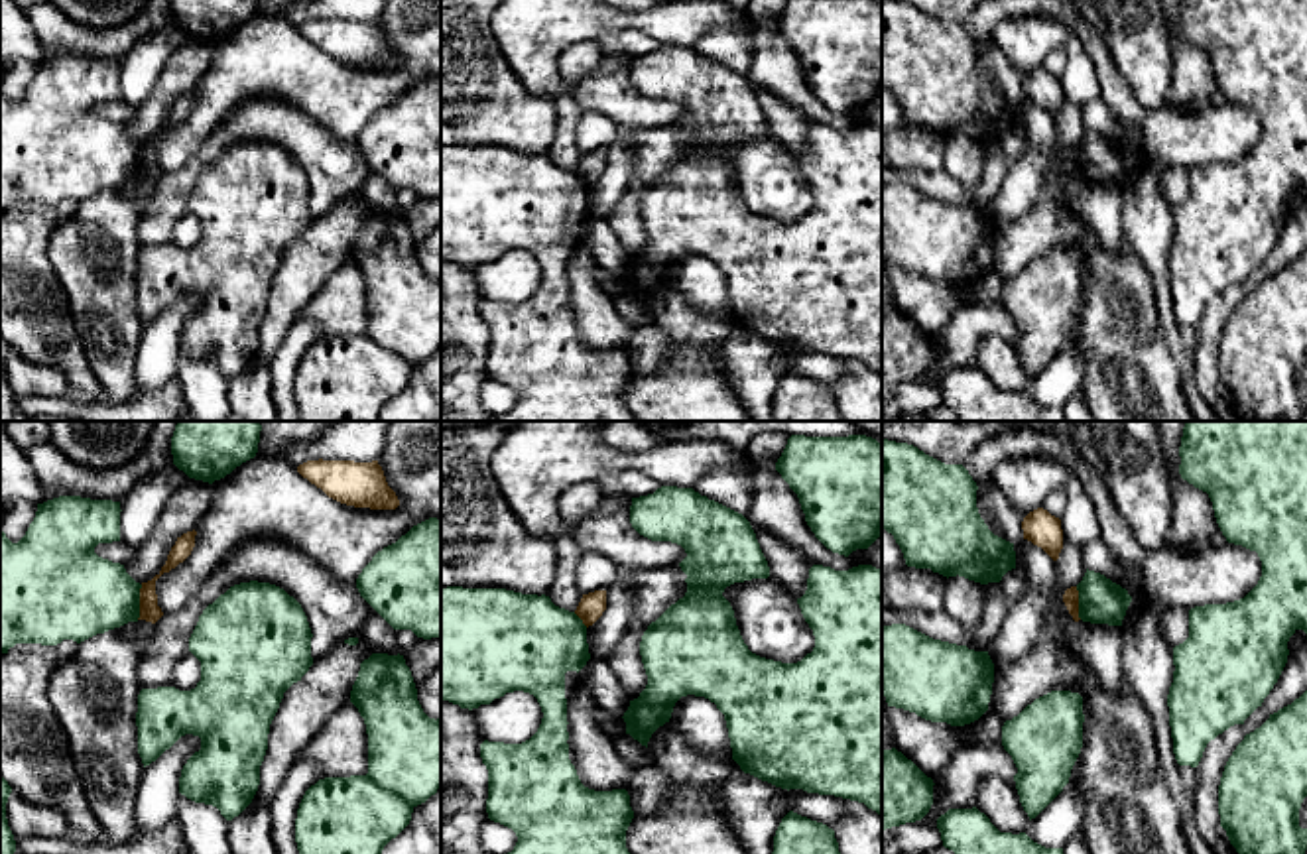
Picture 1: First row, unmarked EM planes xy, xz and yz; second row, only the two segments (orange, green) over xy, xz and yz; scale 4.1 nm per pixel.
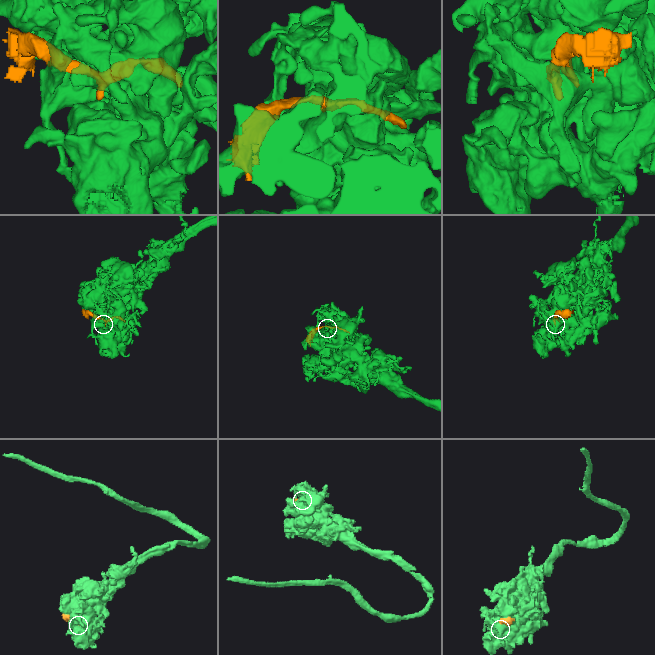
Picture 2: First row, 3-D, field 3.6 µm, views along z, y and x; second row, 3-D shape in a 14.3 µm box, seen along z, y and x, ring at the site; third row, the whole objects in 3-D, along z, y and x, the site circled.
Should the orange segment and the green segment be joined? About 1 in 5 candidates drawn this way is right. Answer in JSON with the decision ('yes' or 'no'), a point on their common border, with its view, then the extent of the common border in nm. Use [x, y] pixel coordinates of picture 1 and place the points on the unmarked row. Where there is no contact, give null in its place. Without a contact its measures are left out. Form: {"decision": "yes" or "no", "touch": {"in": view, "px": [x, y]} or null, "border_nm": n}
{"decision": "no", "touch": {"in": "xy", "px": [140, 162]}, "border_nm": 150}

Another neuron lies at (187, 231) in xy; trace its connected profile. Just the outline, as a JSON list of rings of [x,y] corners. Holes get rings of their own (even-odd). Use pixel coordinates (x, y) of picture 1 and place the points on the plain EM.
[[[189,211],[173,228],[173,244],[179,250],[191,250],[201,240],[201,220]]]

